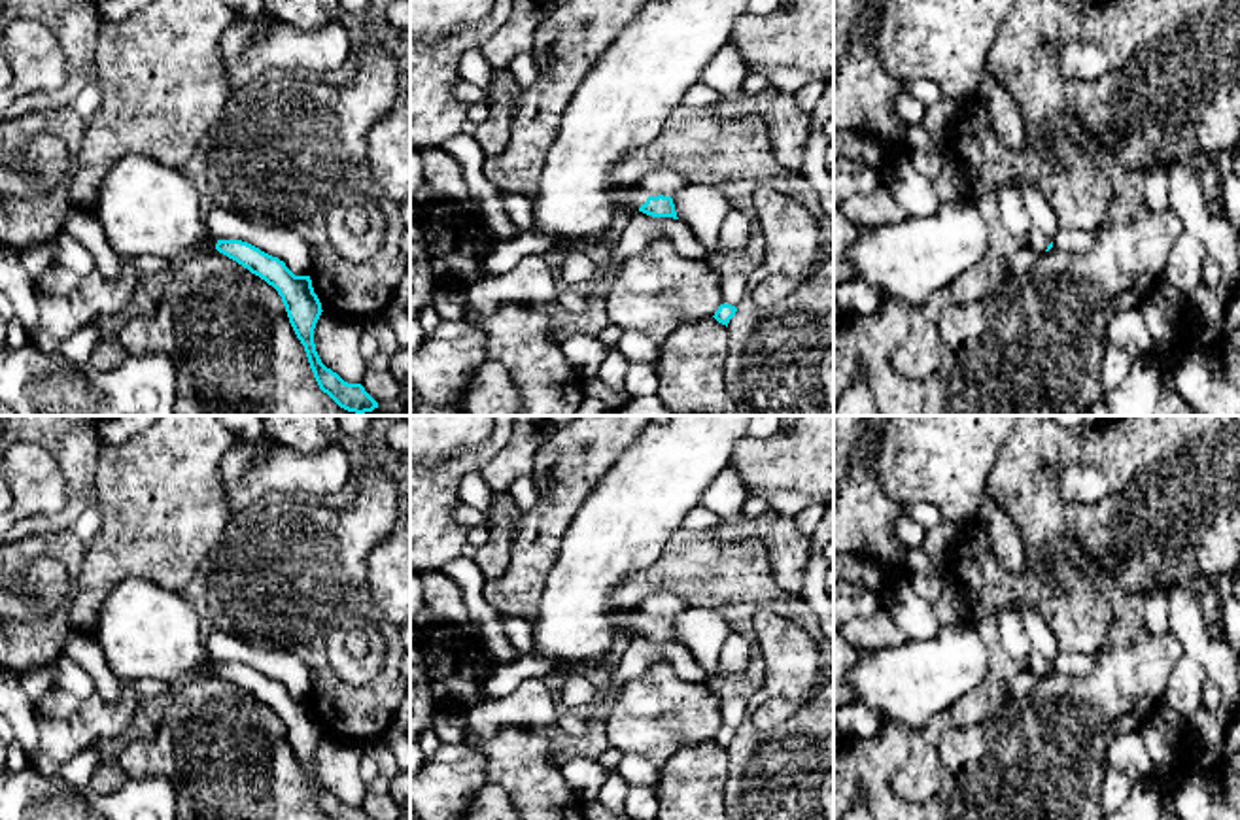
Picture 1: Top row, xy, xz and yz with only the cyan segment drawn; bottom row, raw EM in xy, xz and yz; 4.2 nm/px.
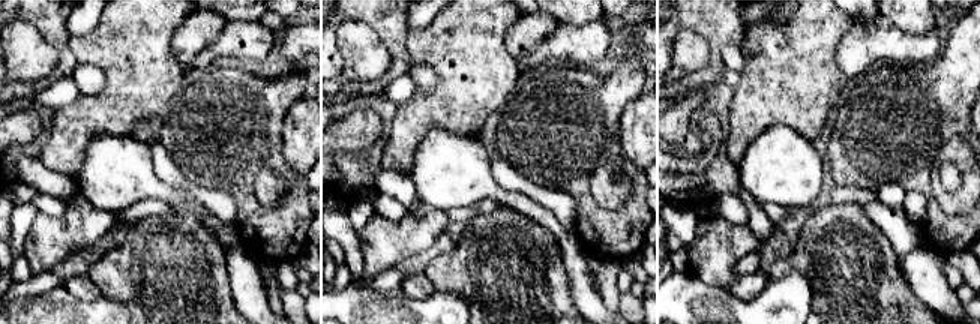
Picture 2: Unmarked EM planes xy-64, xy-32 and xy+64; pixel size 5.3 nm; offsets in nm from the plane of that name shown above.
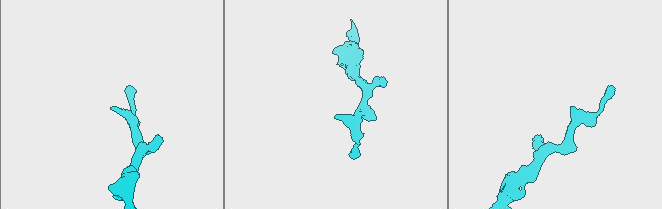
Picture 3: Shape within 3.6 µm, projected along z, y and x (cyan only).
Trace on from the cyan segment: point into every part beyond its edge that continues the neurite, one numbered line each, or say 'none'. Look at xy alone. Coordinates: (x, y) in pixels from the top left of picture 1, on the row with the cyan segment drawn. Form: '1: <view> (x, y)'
1: xy (146, 208)

